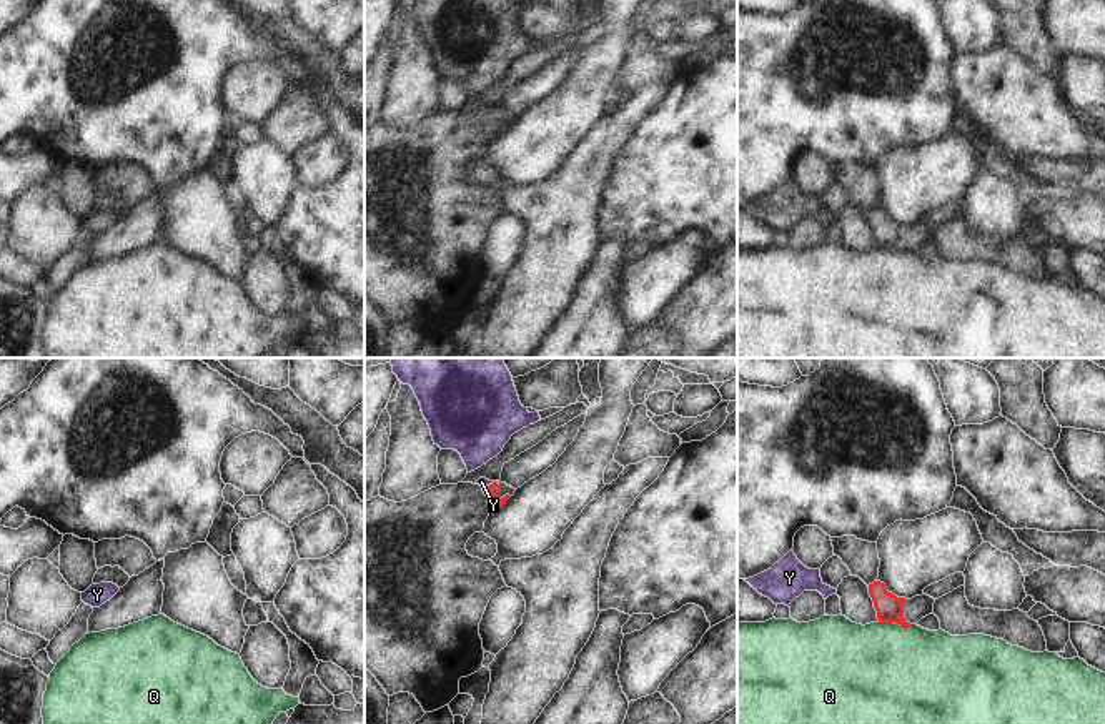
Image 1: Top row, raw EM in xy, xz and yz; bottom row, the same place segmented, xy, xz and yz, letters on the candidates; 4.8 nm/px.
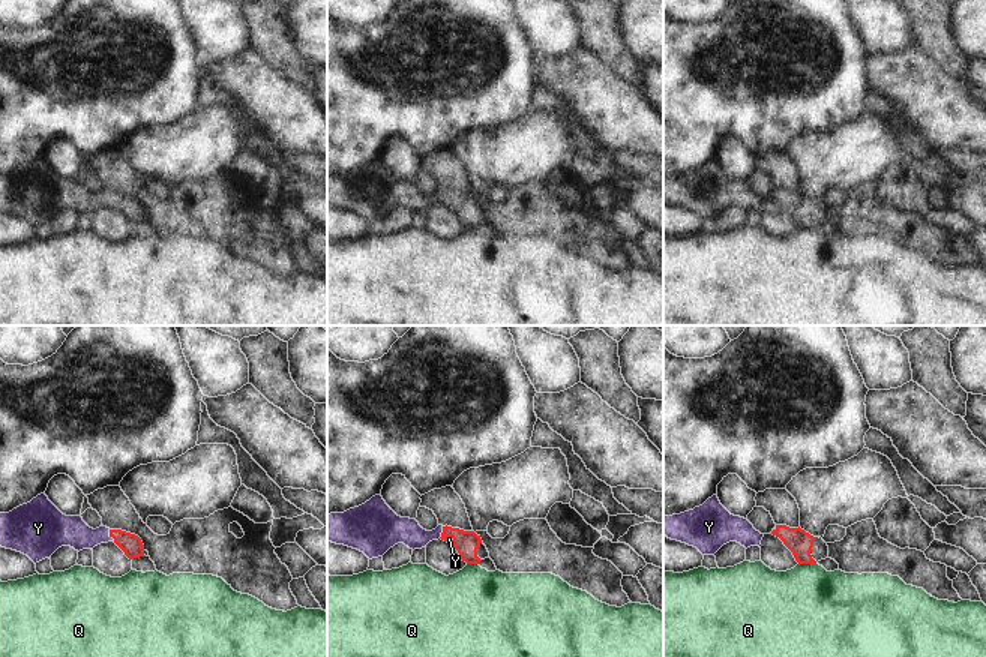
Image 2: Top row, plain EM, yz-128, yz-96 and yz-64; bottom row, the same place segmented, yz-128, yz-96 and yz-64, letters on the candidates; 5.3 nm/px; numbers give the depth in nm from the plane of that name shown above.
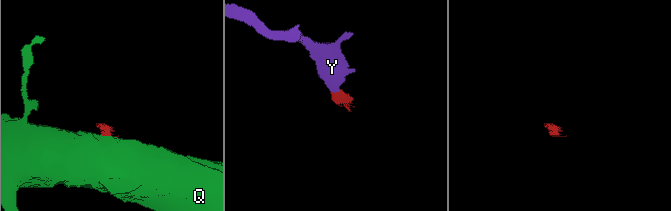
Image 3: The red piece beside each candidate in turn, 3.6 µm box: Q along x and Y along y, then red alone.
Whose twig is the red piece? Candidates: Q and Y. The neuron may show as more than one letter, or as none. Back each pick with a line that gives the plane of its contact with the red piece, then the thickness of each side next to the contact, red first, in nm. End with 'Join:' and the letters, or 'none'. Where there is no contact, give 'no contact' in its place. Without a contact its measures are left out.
Y: contact in xz; calibres 70 and 50 nm
Join: Y

